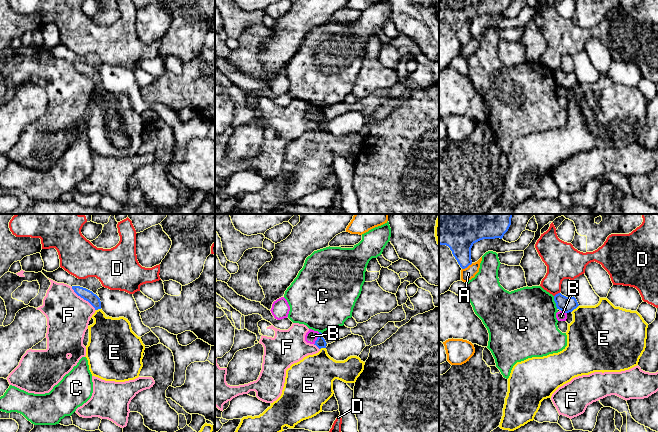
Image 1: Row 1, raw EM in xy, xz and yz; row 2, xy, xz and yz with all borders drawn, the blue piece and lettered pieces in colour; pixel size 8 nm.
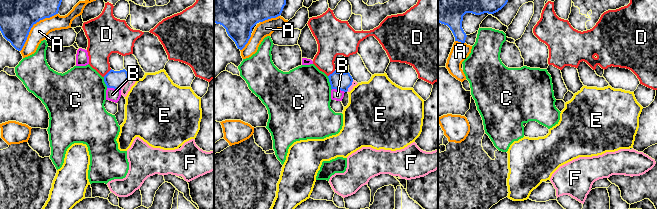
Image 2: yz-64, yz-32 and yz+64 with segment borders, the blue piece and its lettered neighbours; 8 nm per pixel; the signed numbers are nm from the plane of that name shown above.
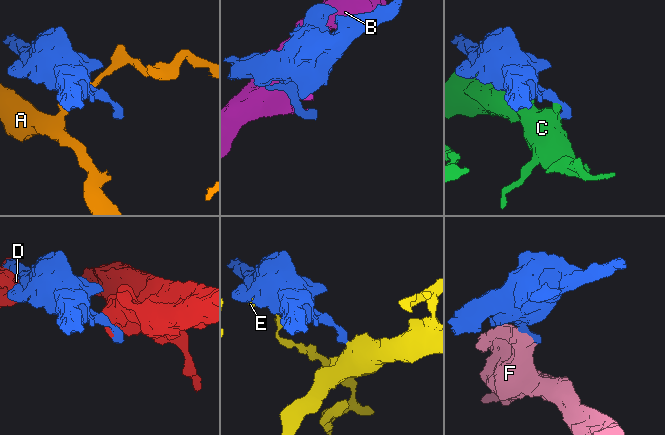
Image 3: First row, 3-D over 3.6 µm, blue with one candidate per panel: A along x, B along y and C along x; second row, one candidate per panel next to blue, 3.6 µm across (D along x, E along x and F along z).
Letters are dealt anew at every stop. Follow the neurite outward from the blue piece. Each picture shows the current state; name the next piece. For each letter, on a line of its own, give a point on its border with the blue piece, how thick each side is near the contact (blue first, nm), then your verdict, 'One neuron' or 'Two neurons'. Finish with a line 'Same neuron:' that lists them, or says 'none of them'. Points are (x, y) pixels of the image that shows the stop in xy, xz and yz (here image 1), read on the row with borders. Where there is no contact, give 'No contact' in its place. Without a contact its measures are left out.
A: Touches blue at yz (467, 266). Thickness 240 nm (blue) against 100 nm. Two neurons
B: Touches blue at xz (317, 338). Thickness 80 nm (blue) against 100 nm. Two neurons
C: Touches blue at yz (555, 302). Thickness 130 nm (blue) against 460 nm. Two neurons
D: Touches blue at yz (556, 294). Thickness 130 nm (blue) against 240 nm. Two neurons
E: Touches blue at yz (574, 308). Thickness 130 nm (blue) against 400 nm. Two neurons
F: Touches blue at xy (83, 298). Thickness 90 nm (blue) against 340 nm. Two neurons
Same neuron: none of them

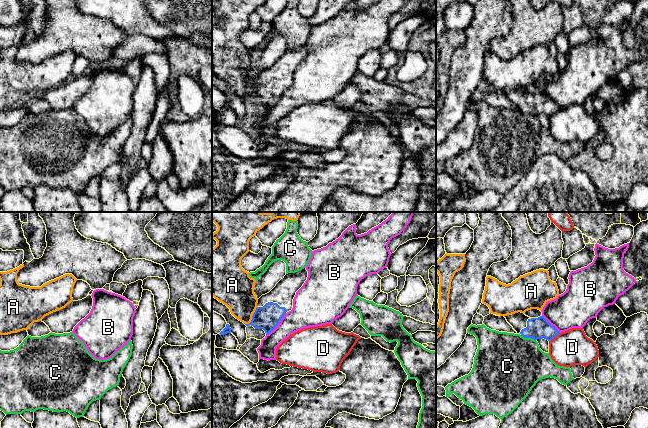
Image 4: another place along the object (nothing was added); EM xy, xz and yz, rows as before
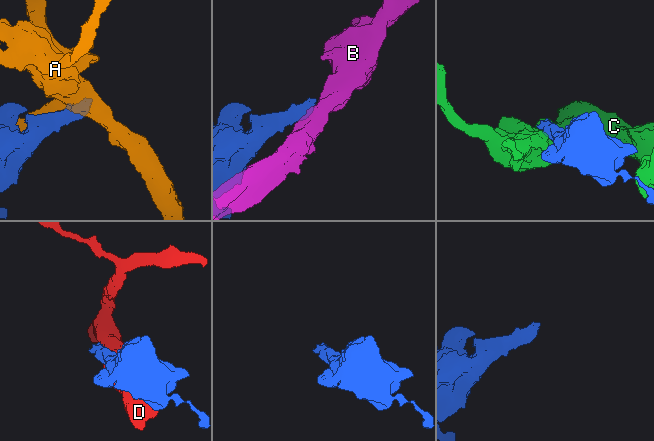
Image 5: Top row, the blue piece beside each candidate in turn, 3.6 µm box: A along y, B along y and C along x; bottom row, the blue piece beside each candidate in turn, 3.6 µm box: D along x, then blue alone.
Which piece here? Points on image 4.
A: Touches blue at xz (252, 317). Thickness 190 nm (blue) against 280 nm. Two neurons
B: Touches blue at xz (277, 324). Thickness 190 nm (blue) against 220 nm. Two neurons
C: Touches blue at yz (528, 337). Thickness 170 nm (blue) against 460 nm. Two neurons
D: Touches blue at yz (554, 336). Thickness 170 nm (blue) against 280 nm. Two neurons
Same neuron: none of them

